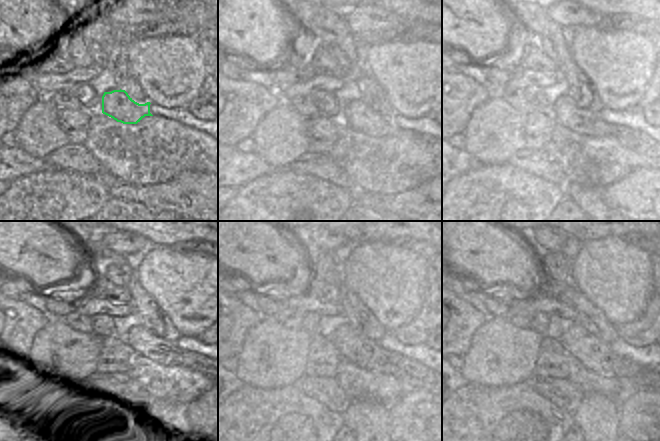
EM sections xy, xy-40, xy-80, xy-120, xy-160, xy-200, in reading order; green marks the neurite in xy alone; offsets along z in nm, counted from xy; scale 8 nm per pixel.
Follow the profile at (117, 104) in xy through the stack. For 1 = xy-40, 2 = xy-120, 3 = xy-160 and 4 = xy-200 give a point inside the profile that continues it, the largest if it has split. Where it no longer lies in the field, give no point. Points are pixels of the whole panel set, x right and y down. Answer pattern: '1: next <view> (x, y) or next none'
1: next xy-40 (347, 111)
2: next xy-120 (124, 333)
3: next xy-160 (348, 335)
4: next xy-200 (572, 338)

